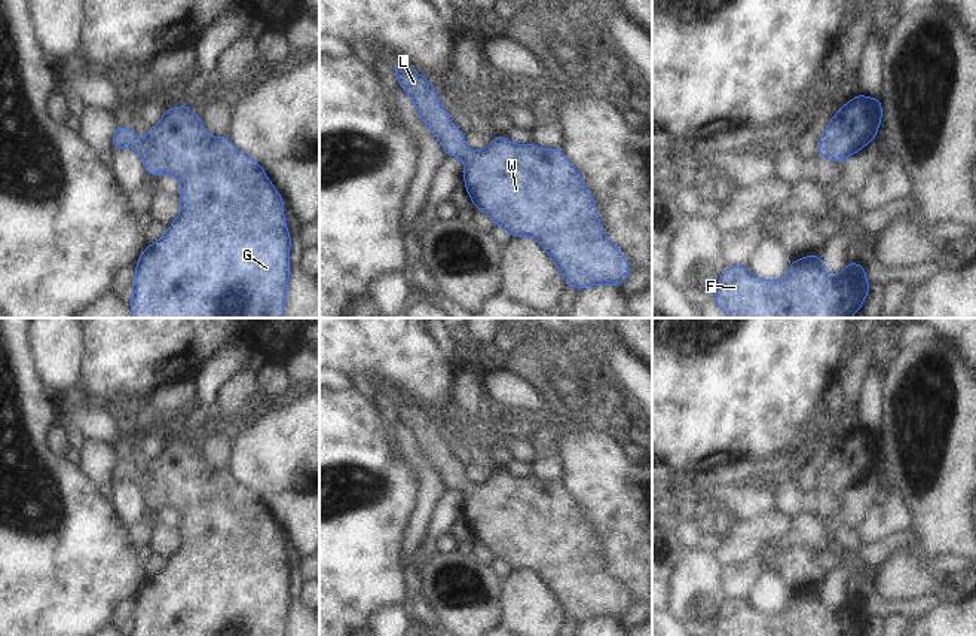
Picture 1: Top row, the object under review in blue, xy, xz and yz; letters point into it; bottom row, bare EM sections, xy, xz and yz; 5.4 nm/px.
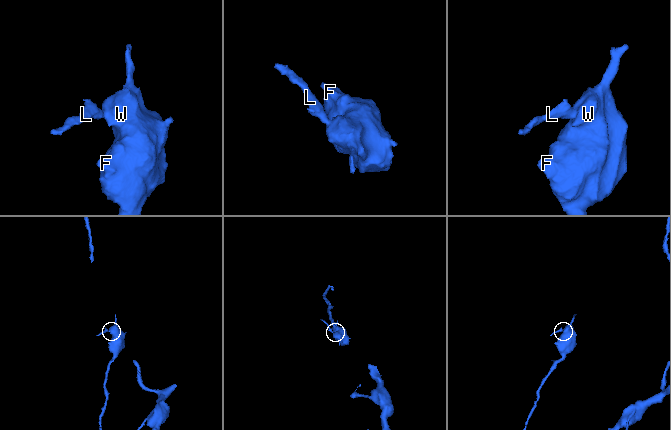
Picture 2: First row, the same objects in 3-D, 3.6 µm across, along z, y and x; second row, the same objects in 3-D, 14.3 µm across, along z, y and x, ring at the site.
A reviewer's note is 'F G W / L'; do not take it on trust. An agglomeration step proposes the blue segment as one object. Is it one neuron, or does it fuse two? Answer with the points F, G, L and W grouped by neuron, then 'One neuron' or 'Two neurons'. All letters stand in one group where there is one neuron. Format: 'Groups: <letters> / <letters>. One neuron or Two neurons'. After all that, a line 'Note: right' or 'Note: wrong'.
Groups: F G L W. One neuron.
Note: wrong

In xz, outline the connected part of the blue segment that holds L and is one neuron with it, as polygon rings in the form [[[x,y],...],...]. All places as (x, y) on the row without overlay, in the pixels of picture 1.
[[[395,394],[392,401],[401,422],[416,438],[420,453],[441,476],[444,487],[463,493],[463,520],[475,542],[484,544],[496,560],[510,566],[511,572],[518,569],[536,572],[557,599],[566,618],[576,623],[591,618],[621,620],[633,603],[615,577],[602,565],[594,532],[562,480],[514,477],[499,467],[484,483],[471,484],[463,476],[465,467],[440,437],[432,416],[403,395]]]

